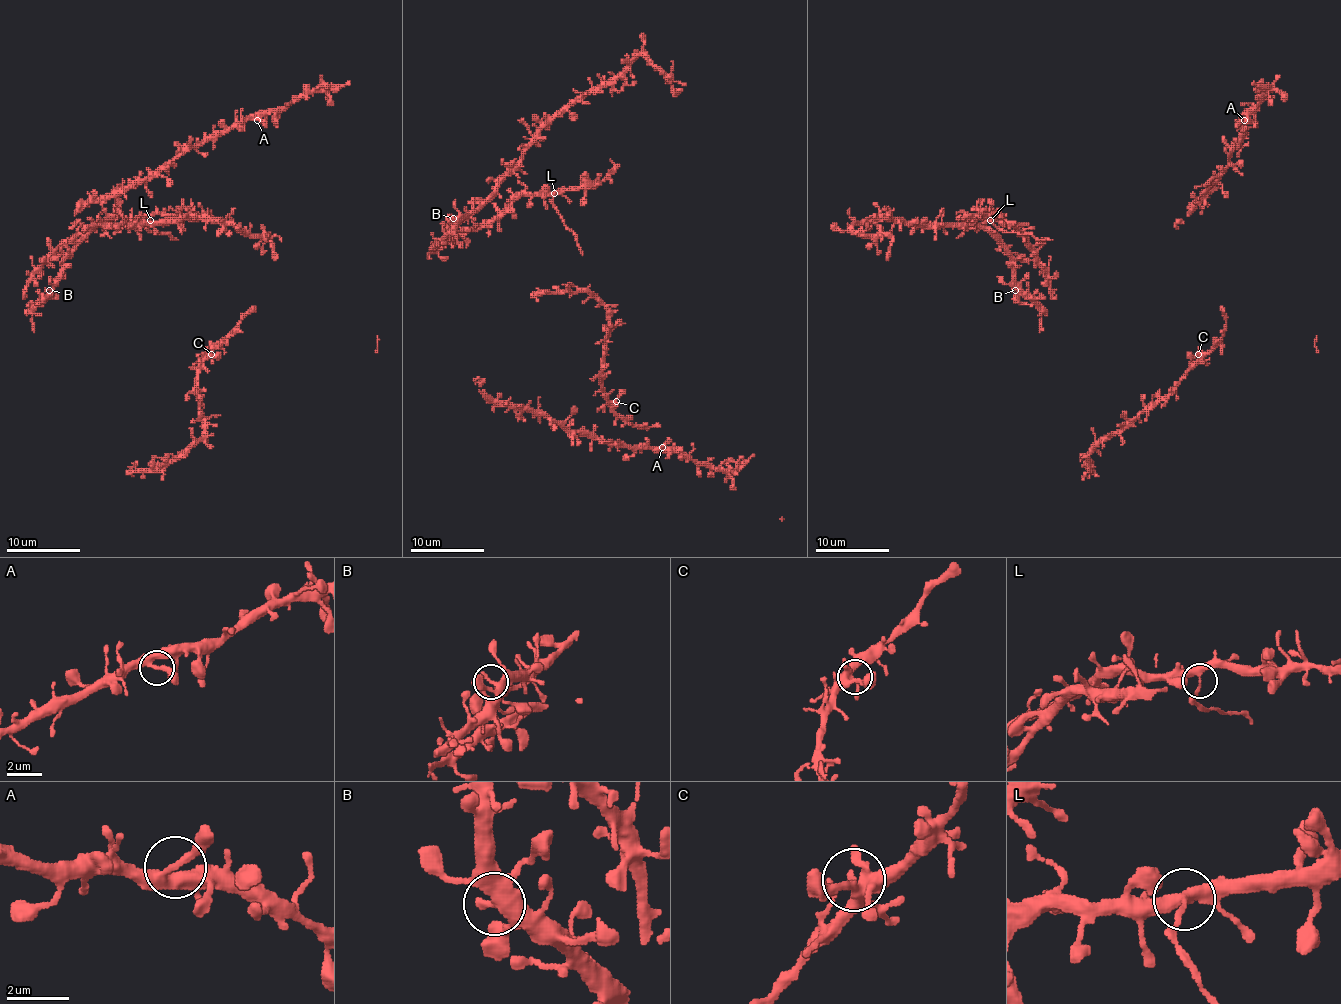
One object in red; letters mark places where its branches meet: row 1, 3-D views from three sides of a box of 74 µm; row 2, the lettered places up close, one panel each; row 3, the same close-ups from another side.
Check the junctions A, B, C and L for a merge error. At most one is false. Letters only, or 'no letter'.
L

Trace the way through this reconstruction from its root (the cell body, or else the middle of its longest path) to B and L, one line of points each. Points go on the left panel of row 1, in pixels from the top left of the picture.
B: (58, 273), (58, 282), (49, 290)
L: (58, 273), (62, 260), (93, 229), (102, 229), (110, 218), (150, 219)

